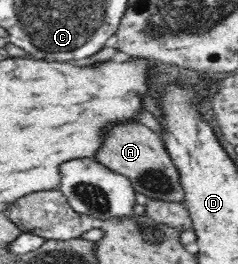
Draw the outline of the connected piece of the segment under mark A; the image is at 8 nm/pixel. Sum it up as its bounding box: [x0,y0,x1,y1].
[96,121,183,201]

